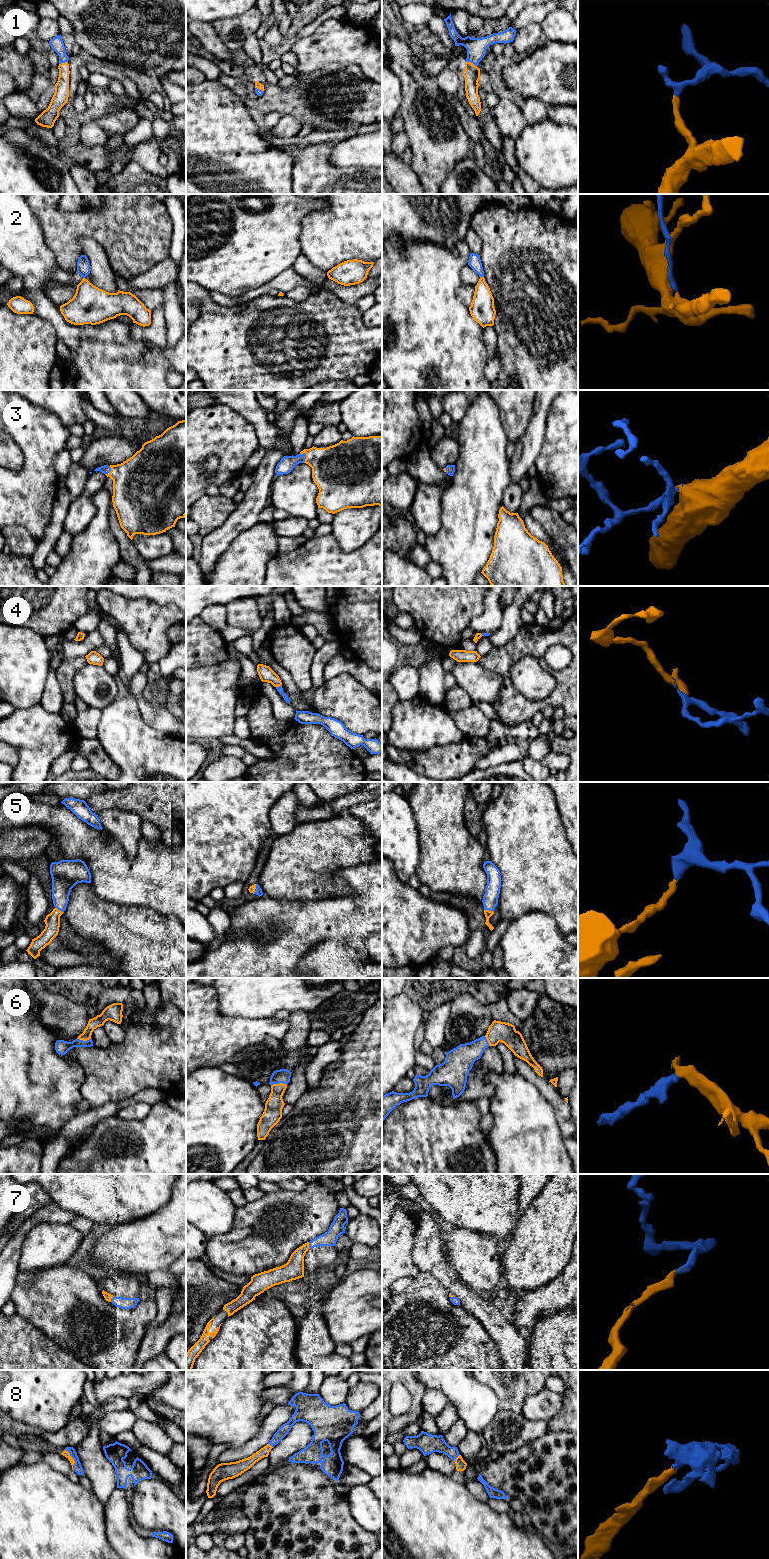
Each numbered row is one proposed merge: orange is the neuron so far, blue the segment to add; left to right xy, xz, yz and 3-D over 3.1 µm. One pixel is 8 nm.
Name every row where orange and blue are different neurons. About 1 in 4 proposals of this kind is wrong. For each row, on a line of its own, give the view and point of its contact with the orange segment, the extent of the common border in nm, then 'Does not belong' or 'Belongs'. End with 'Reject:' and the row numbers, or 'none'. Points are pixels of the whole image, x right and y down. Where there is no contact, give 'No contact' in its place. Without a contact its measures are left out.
1: Touches orange at yz (470, 62). Shared border 100 nm. Belongs
2: Touches orange at yz (482, 277). Shared border 30 nm. Belongs
3: Touches orange at xz (306, 457). Shared border 90 nm. Belongs
4: Touches orange at xz (278, 686). Shared border 50 nm. Belongs
5: Touches orange at yz (488, 910). Shared border 80 nm. Belongs
6: Touches orange at xz (278, 1084). Shared border 130 nm. Belongs
7: Touches orange at xz (308, 1245). Shared border 60 nm. Belongs
8: Touches orange at xy (73, 1459). Shared border 180 nm. Belongs
Reject: none

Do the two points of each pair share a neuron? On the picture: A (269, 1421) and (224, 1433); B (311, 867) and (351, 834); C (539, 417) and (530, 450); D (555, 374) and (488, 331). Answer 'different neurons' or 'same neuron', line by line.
A: different neurons
B: same neuron
C: same neuron
D: different neurons

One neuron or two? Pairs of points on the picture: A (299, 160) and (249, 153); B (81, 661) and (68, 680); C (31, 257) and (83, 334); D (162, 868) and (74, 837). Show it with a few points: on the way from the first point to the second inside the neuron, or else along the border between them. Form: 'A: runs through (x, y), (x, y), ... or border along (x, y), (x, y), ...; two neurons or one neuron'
A: border along (292, 157), (293, 169); two neurons
B: runs through (76, 665), (68, 675); one neuron
C: runs through (35, 279), (36, 295), (42, 305), (61, 324); one neuron
D: runs through (140, 870), (117, 870), (96, 849); one neuron

